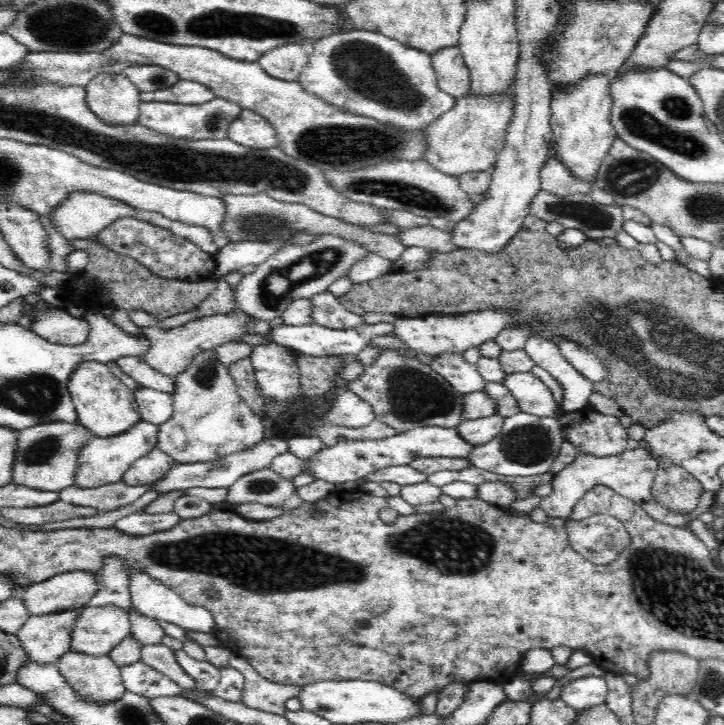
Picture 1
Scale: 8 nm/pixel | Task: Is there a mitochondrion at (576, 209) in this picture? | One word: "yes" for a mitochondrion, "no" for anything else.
yes

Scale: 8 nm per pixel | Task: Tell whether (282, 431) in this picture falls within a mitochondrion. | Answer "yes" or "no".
no

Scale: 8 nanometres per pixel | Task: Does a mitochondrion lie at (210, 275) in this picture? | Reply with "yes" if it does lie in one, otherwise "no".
no

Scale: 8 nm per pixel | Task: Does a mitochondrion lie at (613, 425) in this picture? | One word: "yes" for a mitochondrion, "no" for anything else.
no

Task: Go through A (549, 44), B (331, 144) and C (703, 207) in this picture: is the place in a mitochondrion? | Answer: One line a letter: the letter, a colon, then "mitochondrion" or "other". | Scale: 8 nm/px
A: other
B: mitochondrion
C: mitochondrion

